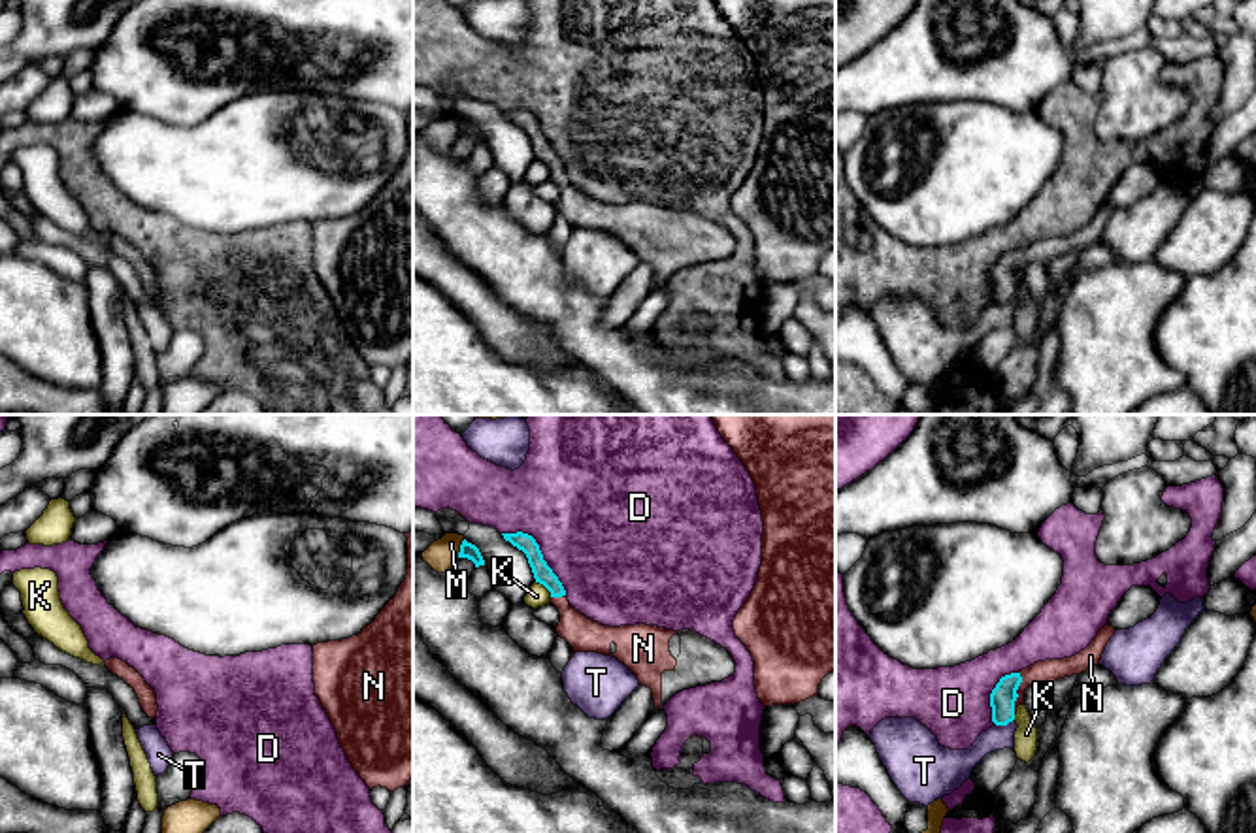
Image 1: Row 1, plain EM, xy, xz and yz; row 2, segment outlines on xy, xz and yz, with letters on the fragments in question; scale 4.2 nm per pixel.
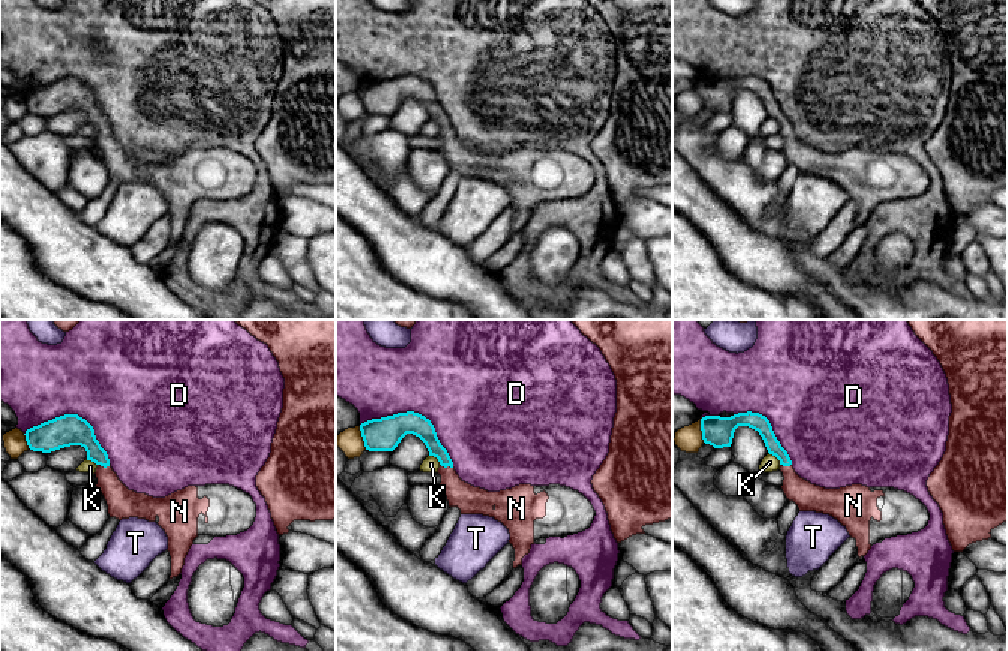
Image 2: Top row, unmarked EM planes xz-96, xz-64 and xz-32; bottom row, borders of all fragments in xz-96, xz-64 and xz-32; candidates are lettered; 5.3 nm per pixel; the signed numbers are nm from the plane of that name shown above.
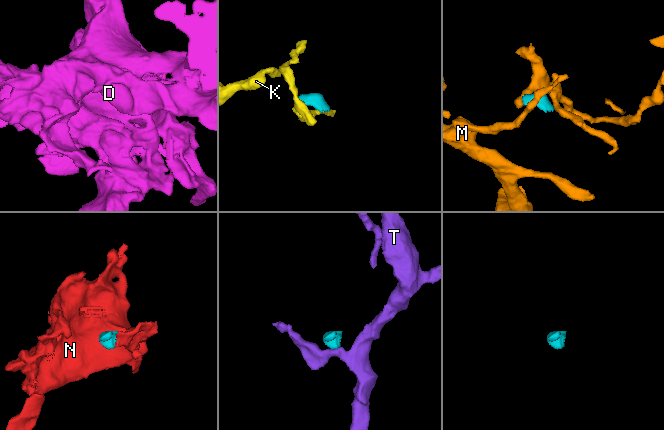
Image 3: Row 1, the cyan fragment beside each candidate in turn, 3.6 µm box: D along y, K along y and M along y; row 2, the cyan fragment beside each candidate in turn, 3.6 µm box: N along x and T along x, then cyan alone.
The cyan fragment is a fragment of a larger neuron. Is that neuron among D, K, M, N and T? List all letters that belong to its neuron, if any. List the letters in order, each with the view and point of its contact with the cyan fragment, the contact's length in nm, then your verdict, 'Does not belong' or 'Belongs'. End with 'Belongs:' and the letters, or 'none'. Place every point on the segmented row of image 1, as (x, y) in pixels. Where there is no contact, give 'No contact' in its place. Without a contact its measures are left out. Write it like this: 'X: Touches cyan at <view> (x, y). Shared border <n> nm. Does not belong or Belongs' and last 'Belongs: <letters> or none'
D: Touches cyan at xz (540, 551). Shared border 380 nm. Does not belong
K: Touches cyan at xz (545, 587). Shared border 100 nm. Does not belong
M: Touches cyan at xz (461, 549). Shared border 90 nm. Does not belong
N: Touches cyan at yz (1015, 692). Shared border 190 nm. Belongs
T: Touches cyan at yz (1004, 724). Shared border 90 nm. Does not belong
Belongs: N

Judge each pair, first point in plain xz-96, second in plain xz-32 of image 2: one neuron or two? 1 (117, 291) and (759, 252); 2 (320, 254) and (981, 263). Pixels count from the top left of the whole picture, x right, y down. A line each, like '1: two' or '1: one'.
1: one
2: two

